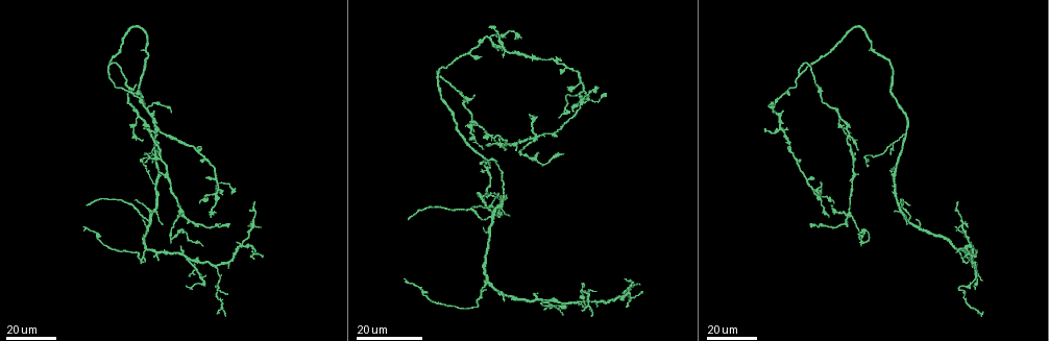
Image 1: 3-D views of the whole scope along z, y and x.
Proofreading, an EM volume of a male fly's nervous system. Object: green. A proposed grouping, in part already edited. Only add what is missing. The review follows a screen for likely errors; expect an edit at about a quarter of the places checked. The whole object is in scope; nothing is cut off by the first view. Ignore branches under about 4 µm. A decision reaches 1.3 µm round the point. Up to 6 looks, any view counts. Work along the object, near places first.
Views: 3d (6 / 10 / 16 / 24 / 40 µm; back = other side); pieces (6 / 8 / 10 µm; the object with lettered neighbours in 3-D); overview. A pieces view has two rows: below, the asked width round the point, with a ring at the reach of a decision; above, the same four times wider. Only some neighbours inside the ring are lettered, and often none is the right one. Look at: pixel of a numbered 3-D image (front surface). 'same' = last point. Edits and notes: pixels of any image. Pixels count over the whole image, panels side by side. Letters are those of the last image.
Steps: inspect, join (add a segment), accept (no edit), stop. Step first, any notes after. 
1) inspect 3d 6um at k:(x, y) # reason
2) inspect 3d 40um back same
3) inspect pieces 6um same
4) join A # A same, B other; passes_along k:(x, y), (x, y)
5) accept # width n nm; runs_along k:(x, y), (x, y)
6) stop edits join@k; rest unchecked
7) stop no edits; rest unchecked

inspect 3d 24um at 1:(490, 25) # branch stops here

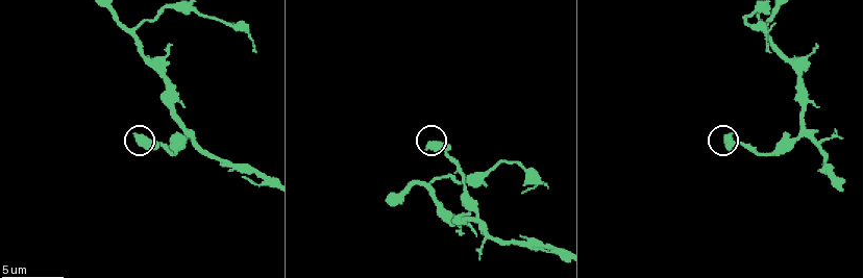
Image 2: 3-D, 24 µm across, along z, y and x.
inspect pieces 10um at 2:(137, 137)

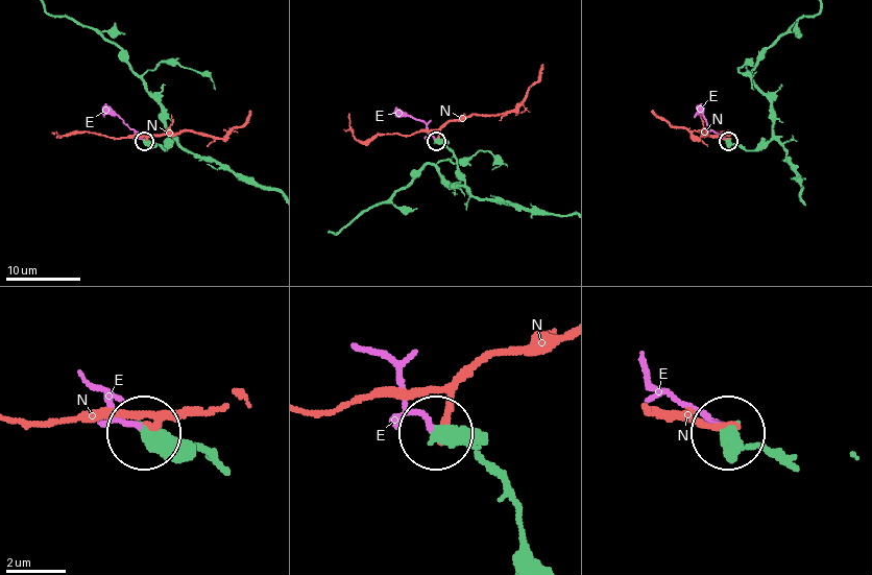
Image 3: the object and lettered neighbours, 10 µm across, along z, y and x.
join E # E same, N other; it goes on there

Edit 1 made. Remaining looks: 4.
inspect overview

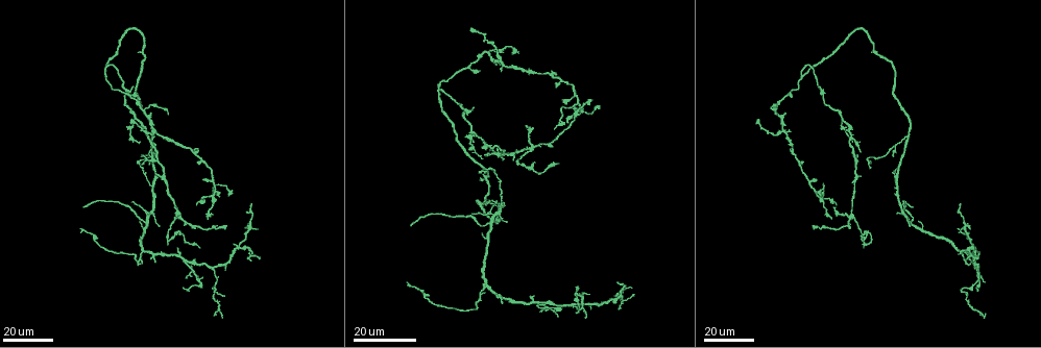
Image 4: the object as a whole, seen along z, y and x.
inspect 3d 24um at 4:(830, 218) # thin end

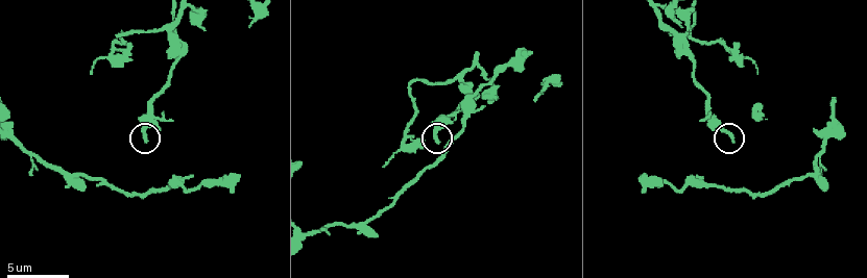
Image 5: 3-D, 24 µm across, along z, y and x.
inspect pieces 6um at 5:(734, 141)

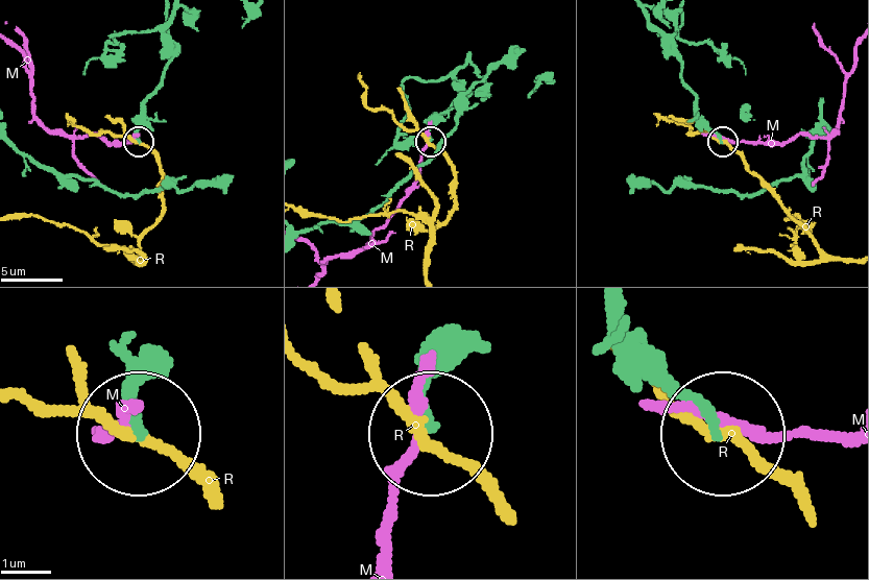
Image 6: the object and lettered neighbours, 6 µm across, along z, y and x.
accept # M other, R other; runs_along 6:(137, 381), (141, 426); none of them fits

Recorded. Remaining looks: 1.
stop edits join@3; rest unchecked

